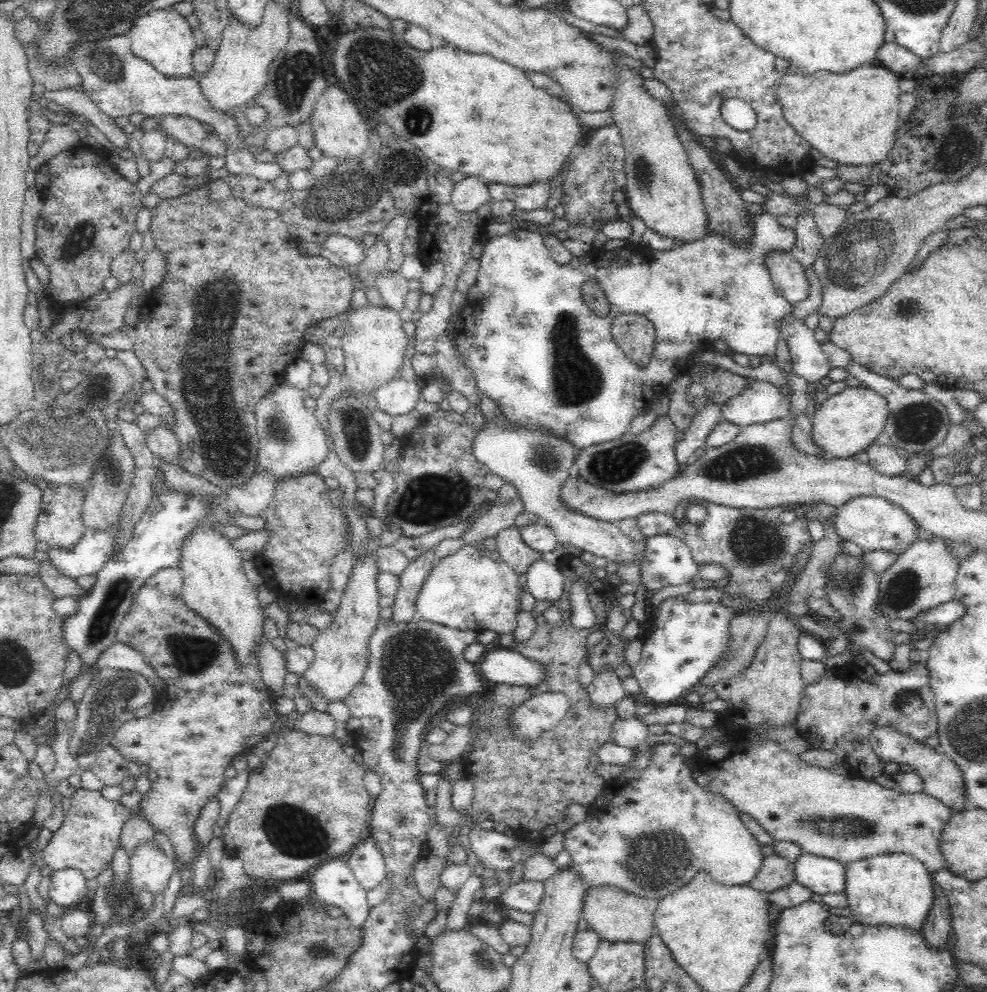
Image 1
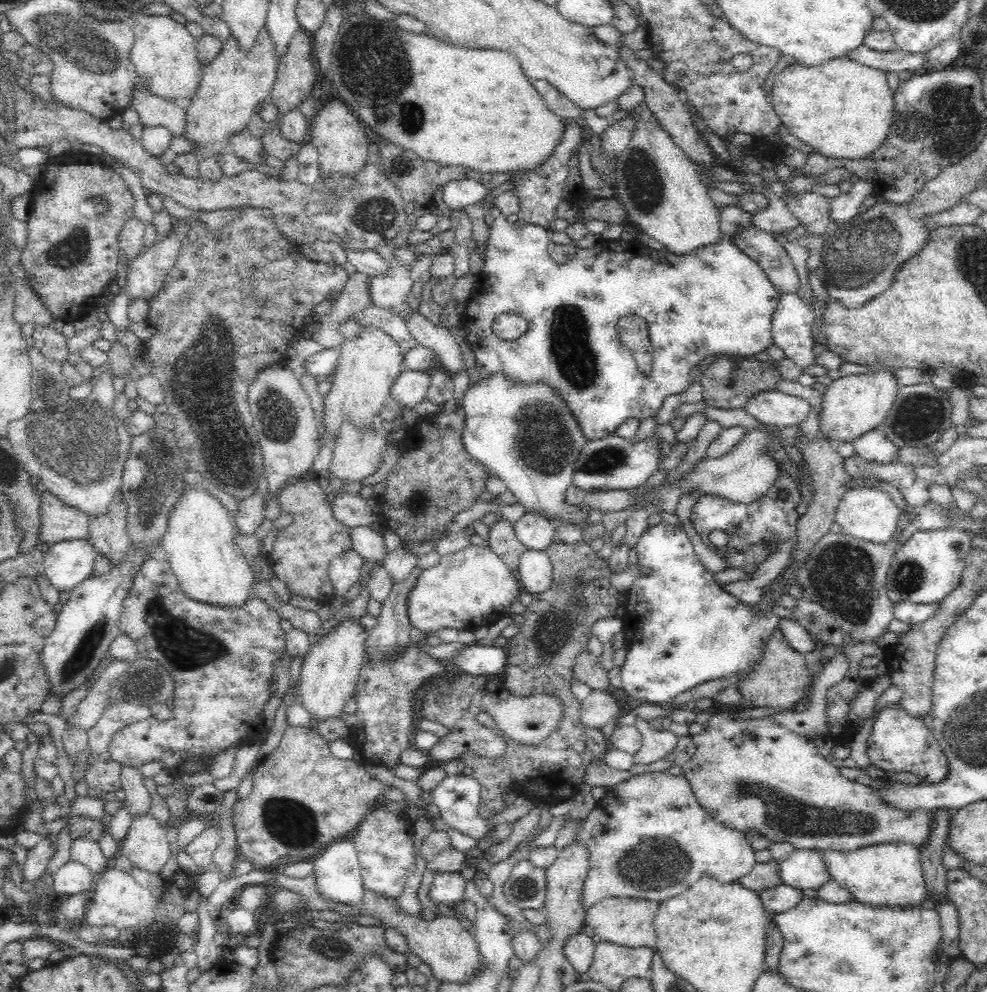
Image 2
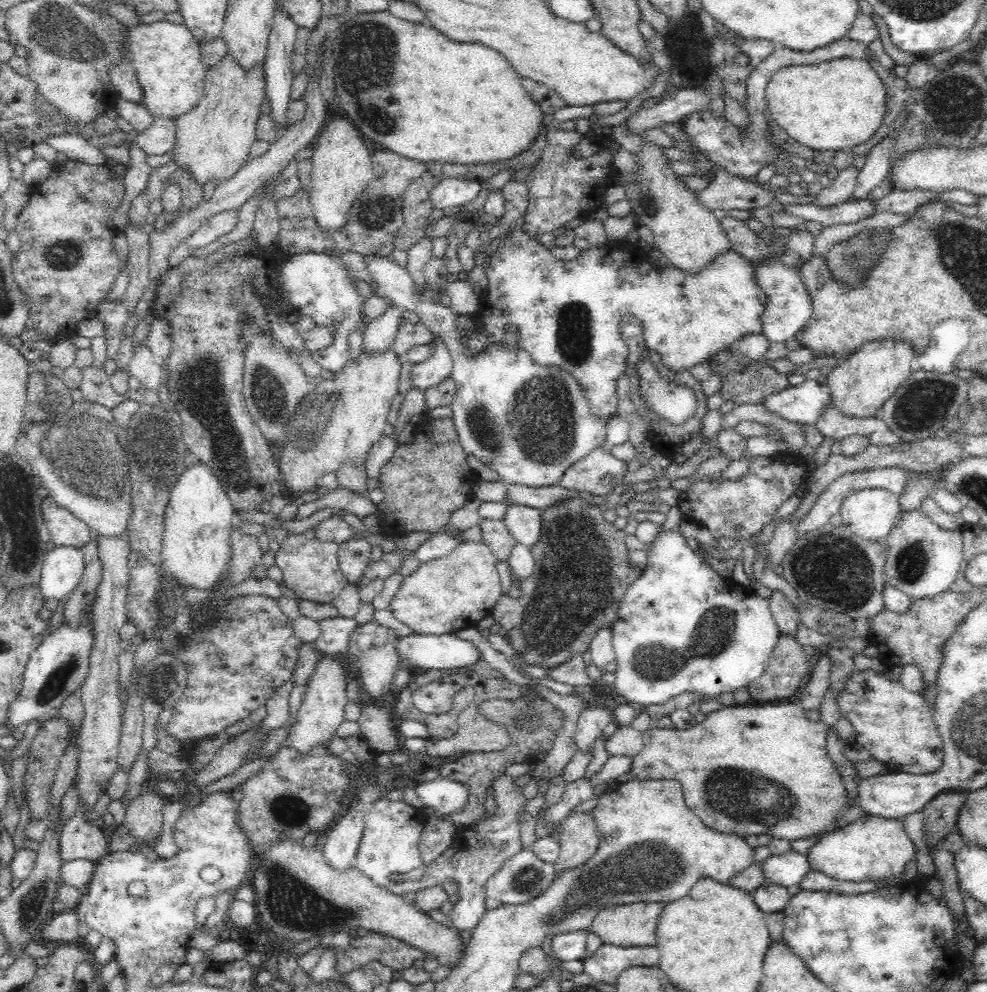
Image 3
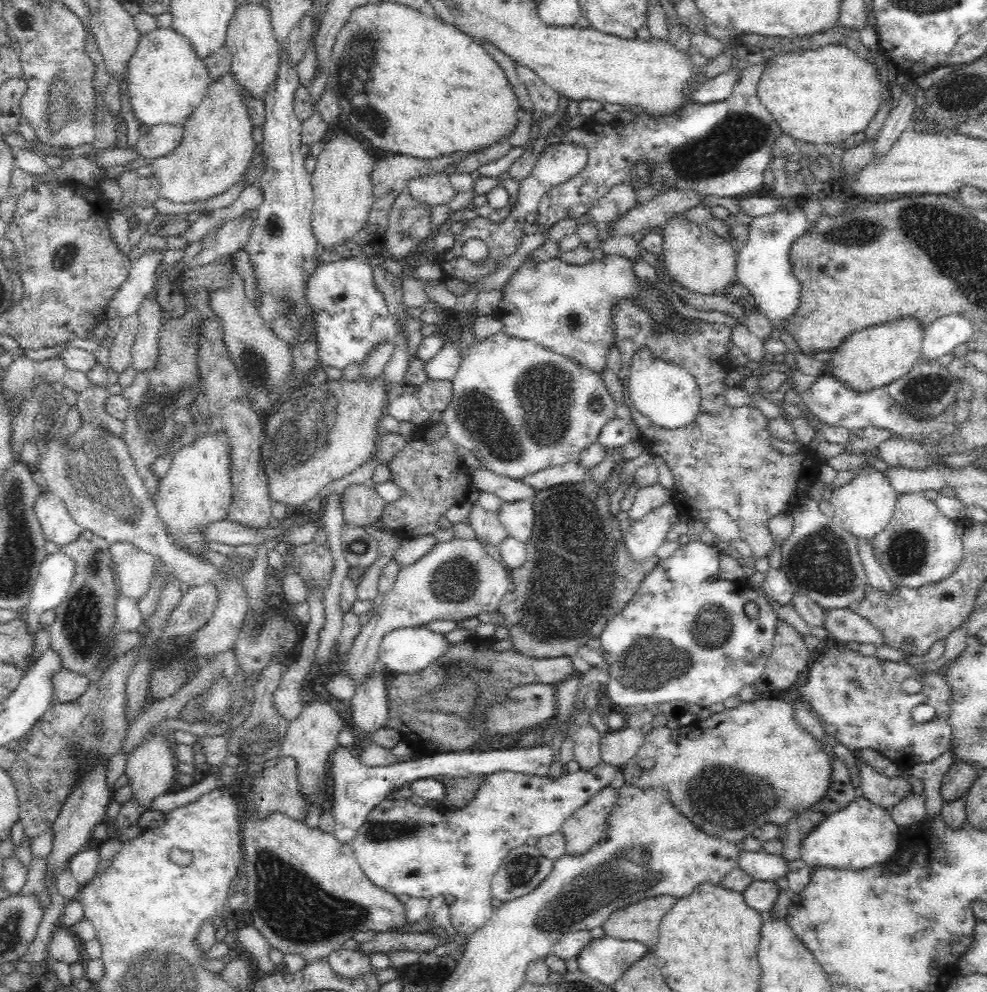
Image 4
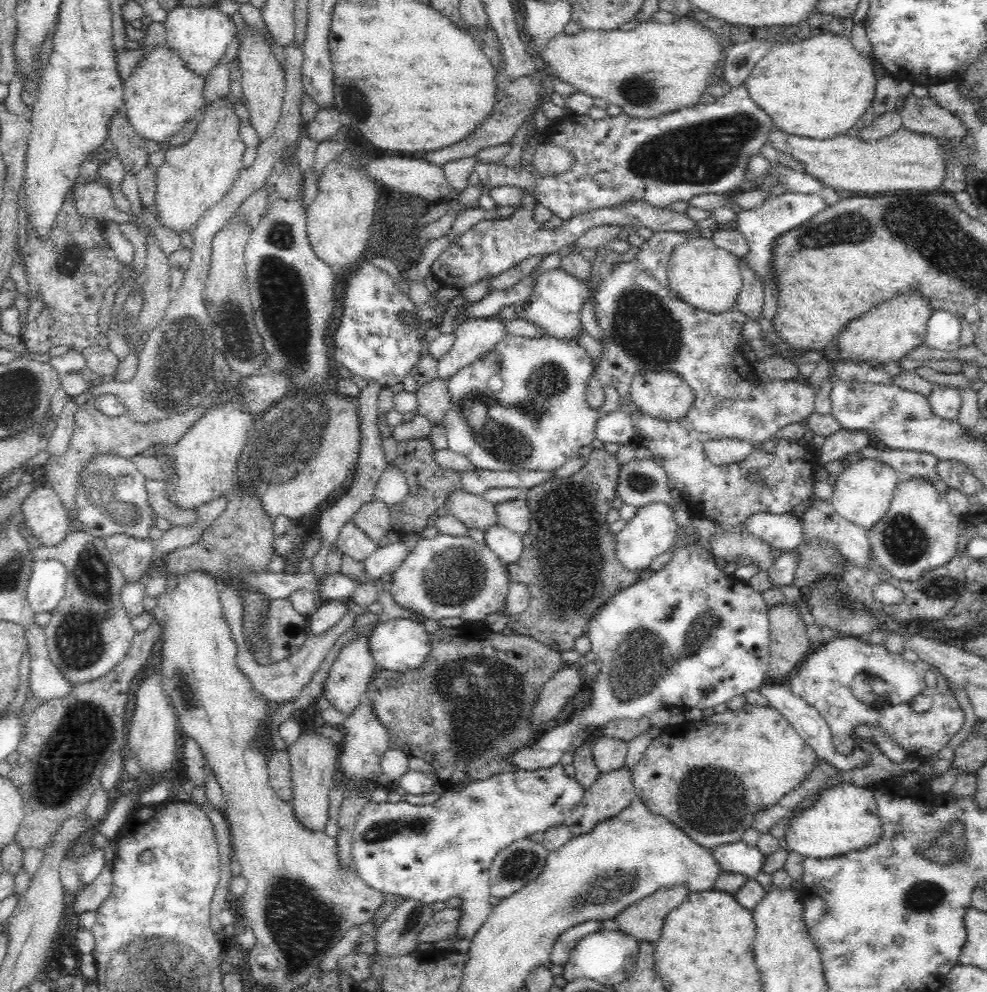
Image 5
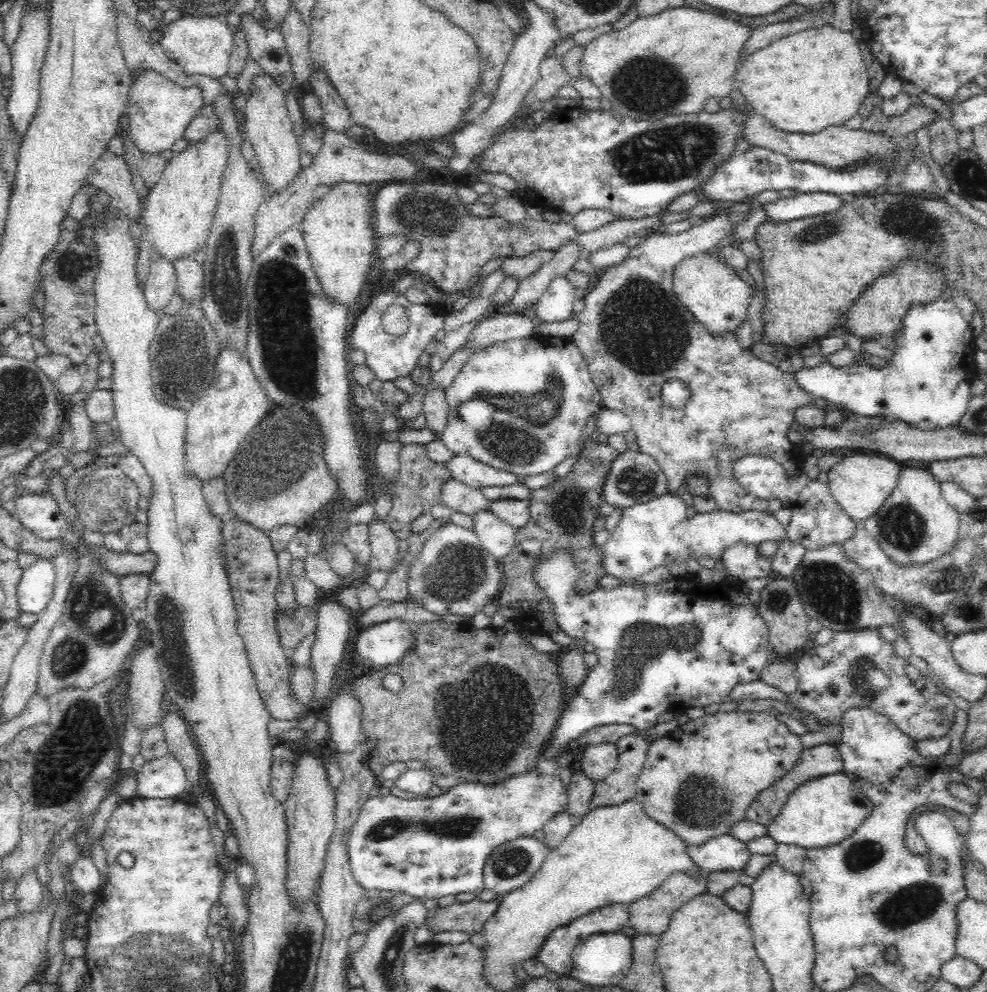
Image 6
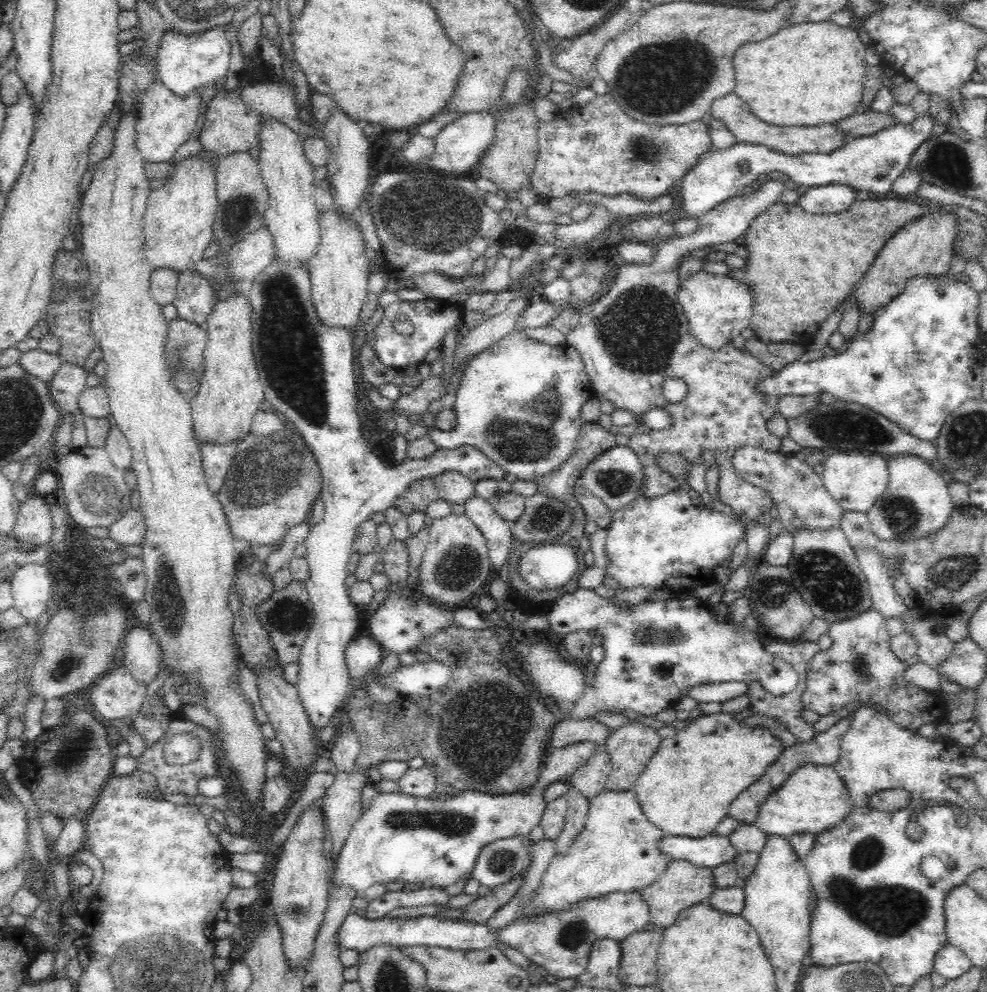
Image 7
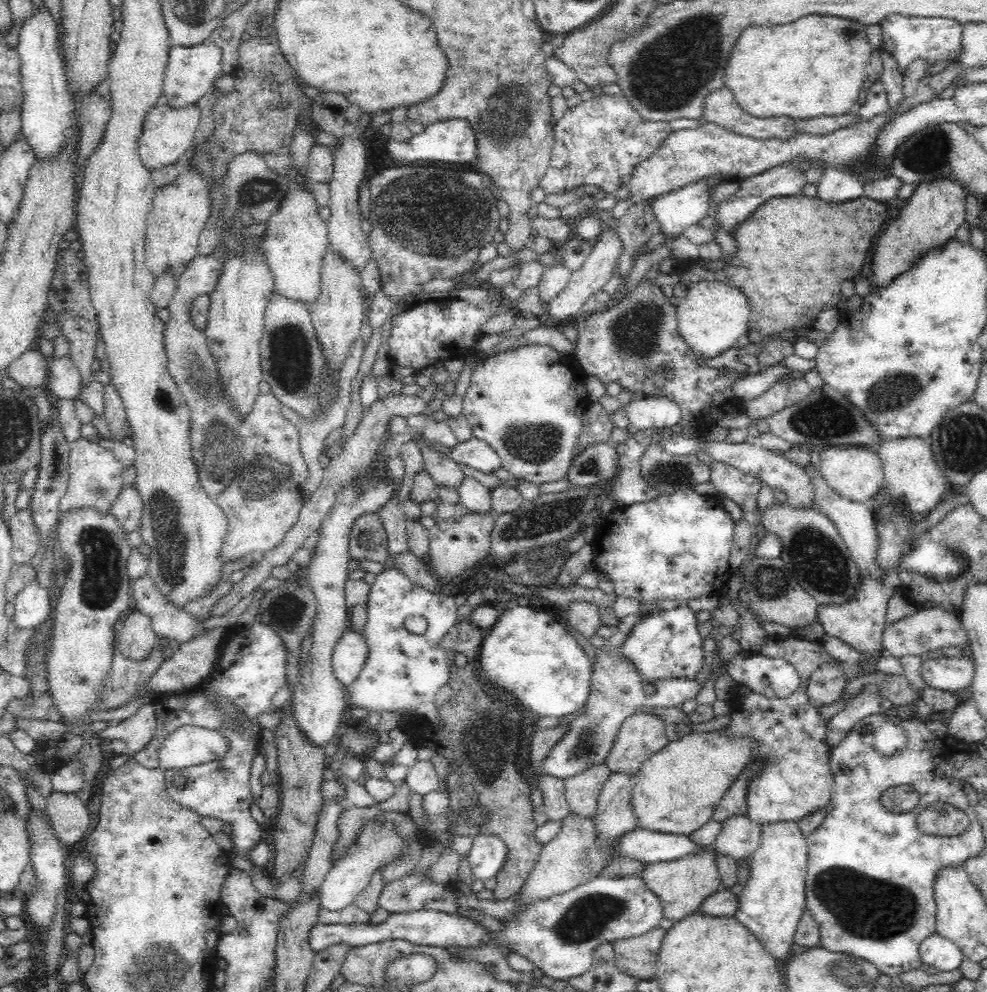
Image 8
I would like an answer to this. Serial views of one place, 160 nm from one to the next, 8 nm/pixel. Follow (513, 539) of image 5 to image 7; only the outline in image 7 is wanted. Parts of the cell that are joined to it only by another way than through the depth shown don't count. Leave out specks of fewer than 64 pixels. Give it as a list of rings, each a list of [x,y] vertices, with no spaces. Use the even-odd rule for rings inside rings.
[[[477,494],[465,503],[465,514],[486,537],[489,558],[493,569],[497,572],[506,563],[510,546],[513,543],[509,523],[493,511],[488,500]]]

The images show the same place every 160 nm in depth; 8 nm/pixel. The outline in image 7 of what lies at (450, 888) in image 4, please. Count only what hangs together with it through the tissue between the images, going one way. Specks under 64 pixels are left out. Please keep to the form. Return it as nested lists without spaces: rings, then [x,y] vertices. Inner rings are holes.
[[[638,721],[628,722],[612,730],[604,744],[611,760],[611,773],[607,778],[607,788],[609,790],[633,790],[640,773],[644,772],[648,761],[654,756],[661,742],[662,737],[658,735],[658,728]],[[589,740],[568,744],[562,748],[550,749],[544,758],[544,765],[540,767],[537,781],[524,792],[514,794],[492,795],[473,790],[461,790],[446,800],[438,798],[422,798],[404,793],[390,792],[377,793],[370,807],[363,811],[360,818],[354,823],[344,846],[334,858],[334,866],[329,866],[329,887],[350,887],[354,893],[360,895],[372,884],[378,882],[419,882],[421,886],[446,888],[449,884],[458,882],[462,876],[471,874],[476,856],[482,846],[498,840],[529,834],[530,830],[541,822],[546,802],[542,790],[552,782],[562,781],[565,776],[570,776],[581,764],[584,764],[602,744]]]

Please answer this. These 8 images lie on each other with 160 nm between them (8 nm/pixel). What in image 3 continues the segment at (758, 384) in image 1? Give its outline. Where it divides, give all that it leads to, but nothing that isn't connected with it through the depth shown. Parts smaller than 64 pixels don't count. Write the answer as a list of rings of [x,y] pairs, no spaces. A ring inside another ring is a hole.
[[[823,379],[804,380],[796,386],[789,385],[780,392],[769,394],[763,403],[770,412],[802,425],[818,424],[818,419],[828,409],[837,412]]]

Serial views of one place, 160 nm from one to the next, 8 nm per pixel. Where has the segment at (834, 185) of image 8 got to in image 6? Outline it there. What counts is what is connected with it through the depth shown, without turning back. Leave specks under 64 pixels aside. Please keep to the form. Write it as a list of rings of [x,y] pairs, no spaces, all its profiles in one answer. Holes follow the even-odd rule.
[[[797,192],[795,196],[778,197],[769,204],[763,204],[763,210],[766,210],[766,216],[770,220],[789,222],[836,212],[843,204],[840,196],[830,192]]]

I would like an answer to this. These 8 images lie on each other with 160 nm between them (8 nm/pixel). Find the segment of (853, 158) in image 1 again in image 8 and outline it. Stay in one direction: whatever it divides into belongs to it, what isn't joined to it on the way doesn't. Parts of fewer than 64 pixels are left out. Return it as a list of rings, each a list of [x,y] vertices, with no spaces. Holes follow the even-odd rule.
[[[807,15],[794,23],[782,25],[773,25],[772,27],[764,27],[761,25],[751,25],[744,28],[740,33],[734,48],[728,58],[726,70],[724,70],[725,86],[733,93],[734,99],[742,107],[742,110],[748,112],[752,116],[764,118],[768,116],[789,116],[793,119],[812,118],[814,116],[838,116],[852,111],[857,104],[859,93],[864,90],[863,83],[867,77],[867,64],[873,55],[873,49],[868,41],[867,34],[868,25],[858,23],[856,20],[848,18],[839,18],[829,15]]]

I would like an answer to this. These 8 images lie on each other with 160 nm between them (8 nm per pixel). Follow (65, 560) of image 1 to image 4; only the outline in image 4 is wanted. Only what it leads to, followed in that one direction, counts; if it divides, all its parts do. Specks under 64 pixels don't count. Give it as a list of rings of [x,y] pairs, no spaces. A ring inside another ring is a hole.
[[[58,551],[47,554],[41,563],[39,576],[30,592],[26,610],[28,635],[35,638],[41,629],[39,618],[46,610],[55,609],[68,594],[75,574],[74,562],[68,555]]]

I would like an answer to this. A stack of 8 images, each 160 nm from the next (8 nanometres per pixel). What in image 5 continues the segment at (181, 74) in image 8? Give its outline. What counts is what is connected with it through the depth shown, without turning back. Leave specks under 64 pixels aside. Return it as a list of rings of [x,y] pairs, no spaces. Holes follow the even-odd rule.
[[[180,6],[167,12],[165,46],[176,51],[189,71],[205,77],[226,54],[237,32],[239,20],[224,16],[217,8],[199,7]]]

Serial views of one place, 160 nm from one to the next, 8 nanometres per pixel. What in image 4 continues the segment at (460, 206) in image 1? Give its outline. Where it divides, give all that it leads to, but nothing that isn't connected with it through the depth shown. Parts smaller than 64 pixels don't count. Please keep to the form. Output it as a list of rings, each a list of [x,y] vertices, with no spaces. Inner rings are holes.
[[[444,171],[406,178],[406,191],[412,198],[431,207],[444,204],[454,196],[454,187]]]

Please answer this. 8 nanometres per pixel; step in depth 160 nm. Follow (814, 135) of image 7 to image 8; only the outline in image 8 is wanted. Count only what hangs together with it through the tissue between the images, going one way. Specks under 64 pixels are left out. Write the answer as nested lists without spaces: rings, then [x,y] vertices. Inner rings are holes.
[[[724,86],[704,98],[701,120],[720,125],[736,134],[756,139],[781,138],[786,140],[794,132],[794,119],[789,116],[768,116],[758,118],[742,110],[733,93]]]

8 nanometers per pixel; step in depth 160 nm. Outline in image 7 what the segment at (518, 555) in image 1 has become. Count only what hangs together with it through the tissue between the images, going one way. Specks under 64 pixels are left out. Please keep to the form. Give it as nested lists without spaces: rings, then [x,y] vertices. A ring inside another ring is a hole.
[[[456,470],[434,476],[439,499],[452,504],[465,504],[475,494],[475,483]]]

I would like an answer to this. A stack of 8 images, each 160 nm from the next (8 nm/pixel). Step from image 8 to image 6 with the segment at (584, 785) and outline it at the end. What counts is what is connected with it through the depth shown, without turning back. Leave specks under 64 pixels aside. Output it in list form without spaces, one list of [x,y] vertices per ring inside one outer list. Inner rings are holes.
[[[614,743],[587,745],[578,750],[578,753],[576,767],[582,769],[594,784],[614,771],[618,753]]]

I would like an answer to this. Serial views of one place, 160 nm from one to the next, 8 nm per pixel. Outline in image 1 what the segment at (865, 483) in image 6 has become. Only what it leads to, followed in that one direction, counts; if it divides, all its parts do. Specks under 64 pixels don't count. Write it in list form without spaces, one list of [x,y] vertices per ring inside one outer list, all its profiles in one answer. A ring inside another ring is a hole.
[[[858,496],[853,500],[848,500],[848,503],[837,509],[834,523],[839,536],[858,544],[864,553],[891,550],[899,554],[915,540],[913,518],[900,506],[881,497]]]

